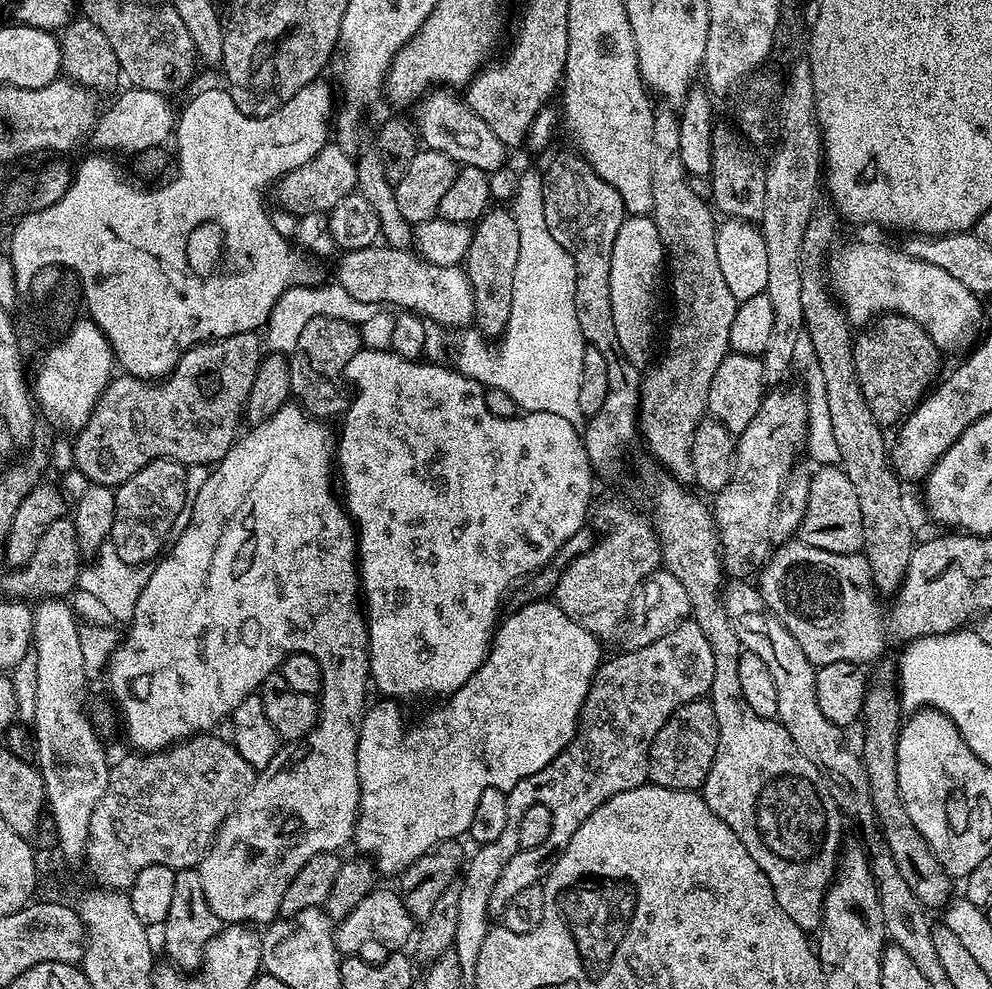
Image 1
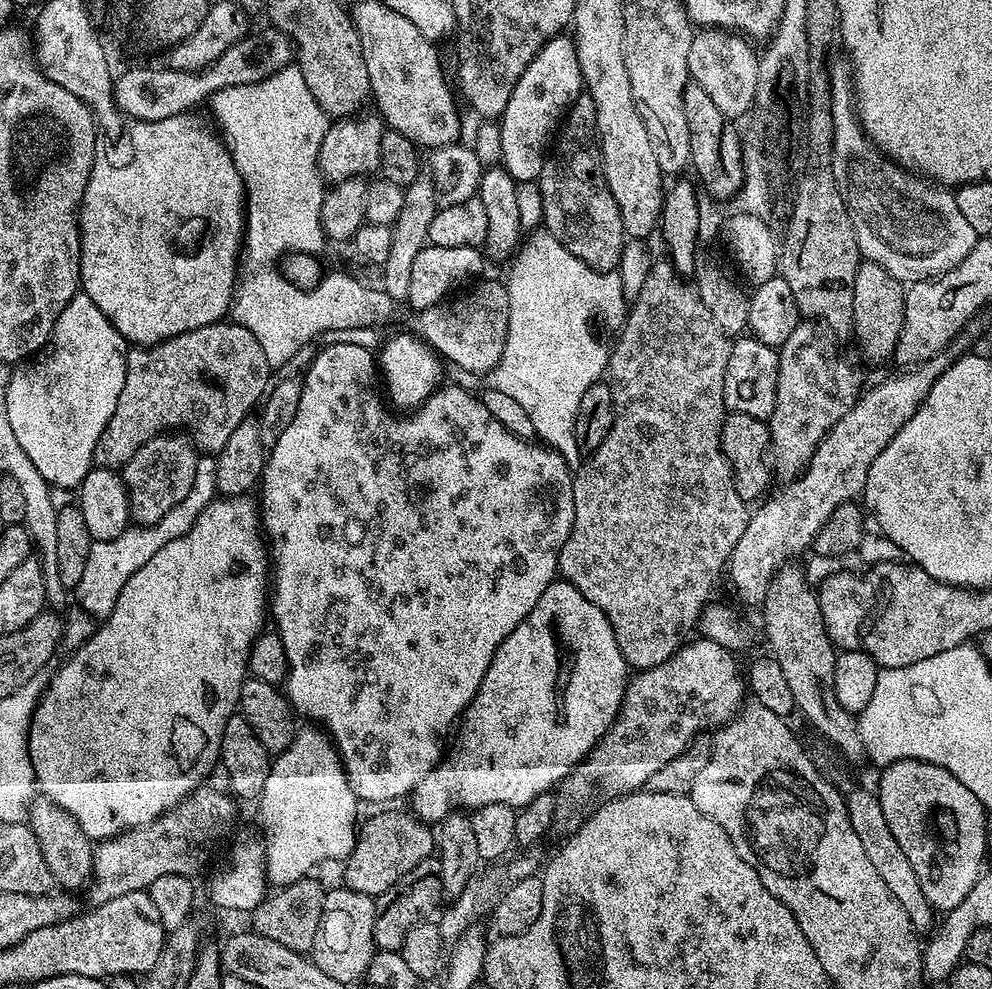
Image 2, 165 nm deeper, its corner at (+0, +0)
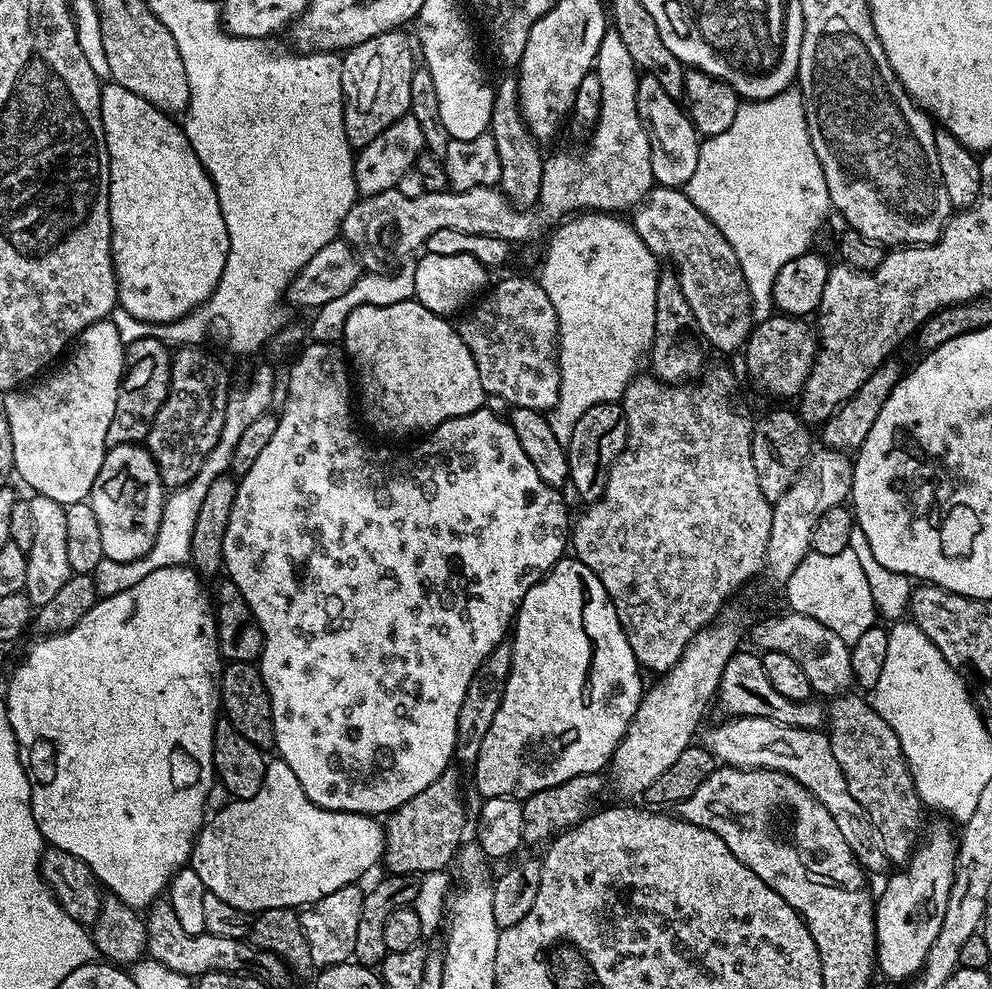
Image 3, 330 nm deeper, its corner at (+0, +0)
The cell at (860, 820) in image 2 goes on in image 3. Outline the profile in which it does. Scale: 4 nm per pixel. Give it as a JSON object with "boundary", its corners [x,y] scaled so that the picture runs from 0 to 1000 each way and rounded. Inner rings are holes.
{"boundary":[[[743,724],[731,729],[731,732],[726,732],[723,736],[709,737],[709,755],[713,756],[727,774],[742,777],[775,777],[799,785],[817,799],[817,803],[825,807],[825,811],[829,811],[829,815],[833,815],[833,819],[837,819],[845,839],[849,839],[849,847],[853,847],[853,855],[857,855],[864,874],[872,883],[896,881],[897,871],[887,850],[885,839],[877,831],[873,819],[865,815],[861,803],[857,803],[857,795],[853,795],[849,775],[845,775],[845,766],[841,766],[841,758],[830,739],[792,734],[776,726],[759,724]]]}

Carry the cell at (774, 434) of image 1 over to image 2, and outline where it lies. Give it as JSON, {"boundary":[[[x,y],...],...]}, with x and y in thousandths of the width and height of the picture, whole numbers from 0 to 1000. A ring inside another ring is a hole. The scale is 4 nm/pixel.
{"boundary":[[[808,326],[784,353],[784,402],[773,430],[778,440],[780,477],[787,486],[800,485],[809,477],[831,440],[867,401],[867,376],[853,361],[843,360],[842,346],[826,327]]]}

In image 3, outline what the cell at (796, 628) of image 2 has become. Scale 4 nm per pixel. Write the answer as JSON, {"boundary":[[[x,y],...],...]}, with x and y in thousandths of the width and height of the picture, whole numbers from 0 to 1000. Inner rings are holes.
{"boundary":[[[848,702],[833,716],[833,743],[849,775],[853,795],[873,819],[877,831],[885,839],[889,855],[900,875],[910,876],[919,869],[924,853],[929,848],[927,836],[931,833],[933,814],[927,808],[919,790],[913,766],[905,744],[889,727],[874,707],[860,702]]]}

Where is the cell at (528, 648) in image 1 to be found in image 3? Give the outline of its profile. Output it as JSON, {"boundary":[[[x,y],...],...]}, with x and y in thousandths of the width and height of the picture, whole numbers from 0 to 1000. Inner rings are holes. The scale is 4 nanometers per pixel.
{"boundary":[[[580,564],[563,567],[541,590],[534,593],[530,605],[526,605],[524,616],[520,619],[514,650],[516,652],[516,672],[514,673],[514,686],[510,690],[510,702],[506,706],[506,714],[502,714],[502,722],[498,722],[498,730],[494,730],[494,738],[490,738],[490,746],[486,746],[486,758],[478,774],[480,797],[485,801],[485,806],[519,805],[527,807],[536,805],[542,799],[563,795],[580,785],[612,778],[623,750],[627,750],[627,746],[643,718],[645,705],[651,699],[651,692],[645,689],[646,673],[641,667],[639,657],[635,657],[633,642],[629,639],[627,629],[619,617],[619,609],[611,601],[611,593],[607,593],[603,580],[599,580],[599,576],[595,576],[595,572],[591,572],[586,566]]]}

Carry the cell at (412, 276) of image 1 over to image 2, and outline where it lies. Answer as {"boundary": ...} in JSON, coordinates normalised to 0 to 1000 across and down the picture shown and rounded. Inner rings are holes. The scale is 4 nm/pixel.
{"boundary":[[[492,283],[481,291],[473,290],[472,299],[457,298],[424,314],[425,342],[449,365],[454,364],[472,376],[491,378],[500,371],[510,350],[510,338],[514,326],[514,297],[511,286]]]}

